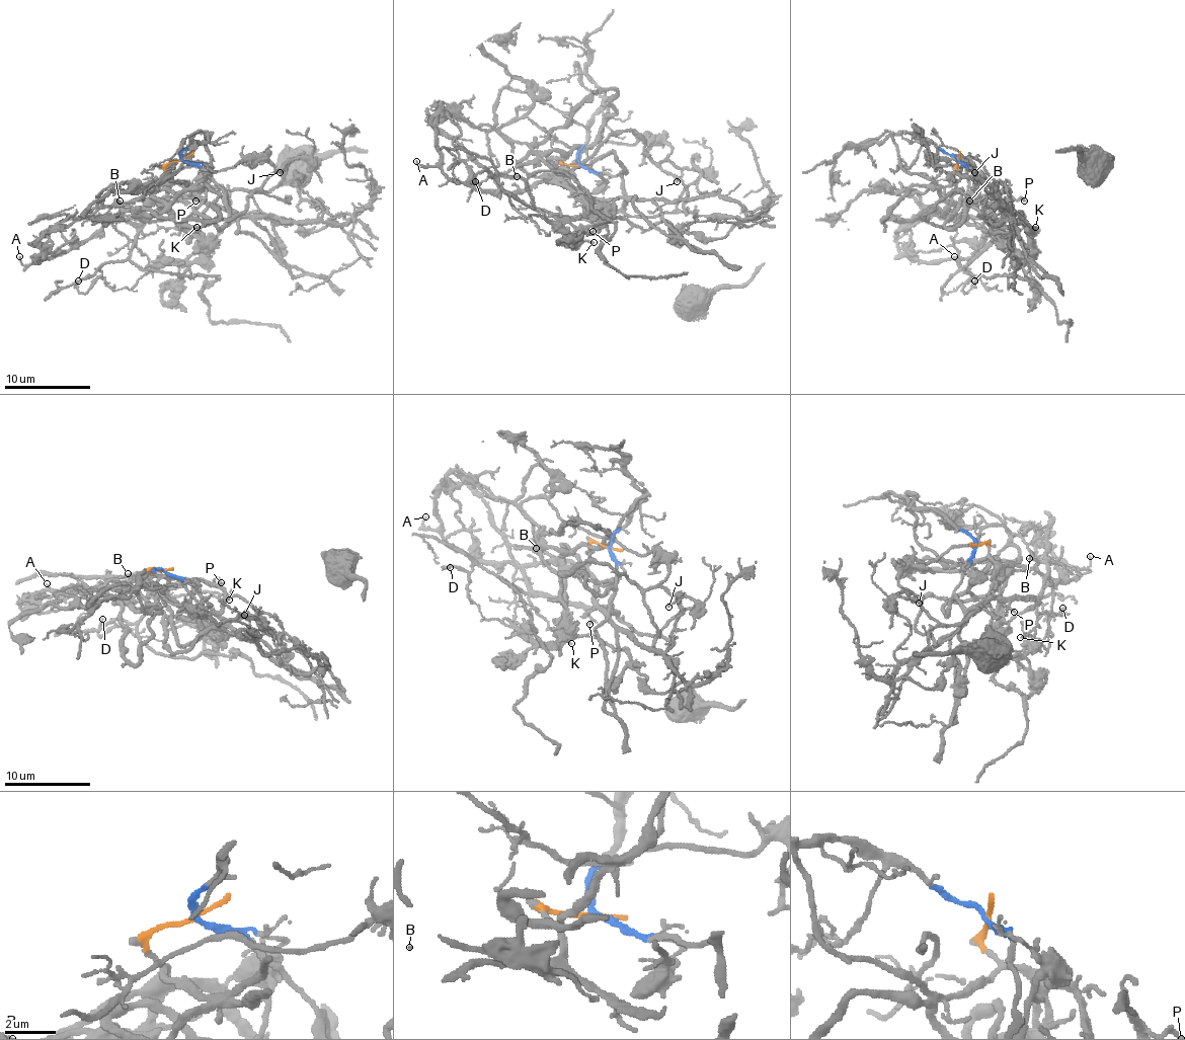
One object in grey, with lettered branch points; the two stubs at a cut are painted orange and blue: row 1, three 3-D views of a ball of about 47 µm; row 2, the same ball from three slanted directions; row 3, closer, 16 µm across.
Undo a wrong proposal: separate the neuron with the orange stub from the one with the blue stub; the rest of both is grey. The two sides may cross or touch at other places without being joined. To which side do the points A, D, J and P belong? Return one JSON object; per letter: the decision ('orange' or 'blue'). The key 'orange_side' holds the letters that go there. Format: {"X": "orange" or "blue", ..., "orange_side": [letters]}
{"A": "orange", "D": "blue", "J": "orange", "P": "blue", "orange_side": ["A", "J"]}

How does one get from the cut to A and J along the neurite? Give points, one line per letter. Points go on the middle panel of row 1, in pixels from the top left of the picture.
A: (579, 165), (562, 165), (568, 178), (560, 182), (530, 184), (523, 190), (484, 190), (415, 161)
J: (579, 165), (562, 165), (589, 195), (603, 178), (583, 163), (635, 131), (656, 163), (681, 171), (676, 182)

